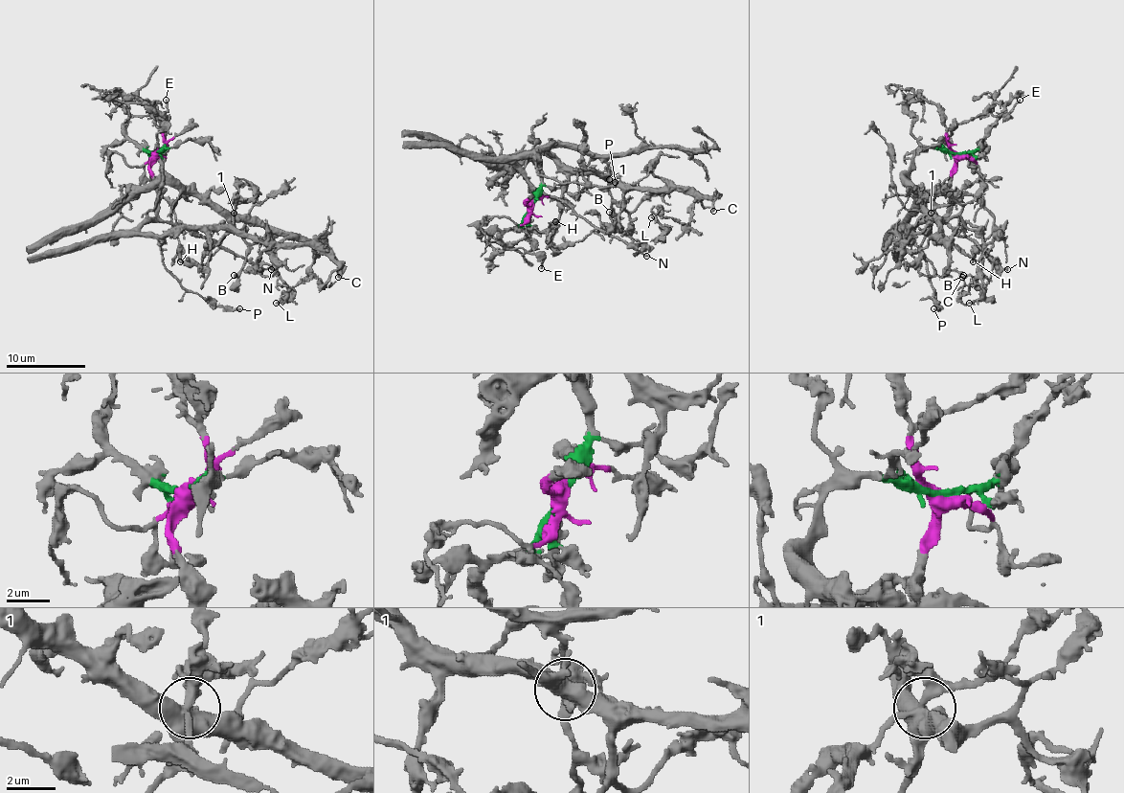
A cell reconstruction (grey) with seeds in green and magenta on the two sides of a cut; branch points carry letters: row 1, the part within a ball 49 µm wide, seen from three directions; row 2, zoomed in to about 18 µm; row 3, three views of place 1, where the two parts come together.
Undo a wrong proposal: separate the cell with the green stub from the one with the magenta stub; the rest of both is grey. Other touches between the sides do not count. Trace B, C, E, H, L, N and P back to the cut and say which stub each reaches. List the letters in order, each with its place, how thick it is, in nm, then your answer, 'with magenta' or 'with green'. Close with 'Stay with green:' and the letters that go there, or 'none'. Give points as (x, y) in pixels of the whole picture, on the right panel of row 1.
B: (963, 275) | 200 nm | with green
C: (962, 277) | 200 nm | with green
E: (1020, 100) | 180 nm | with green
H: (973, 261) | 320 nm | with green
L: (969, 303) | 180 nm | with magenta
N: (1007, 269) | 160 nm | with magenta
P: (933, 308) | 240 nm | with magenta
Stay with green: B, C, E, H

